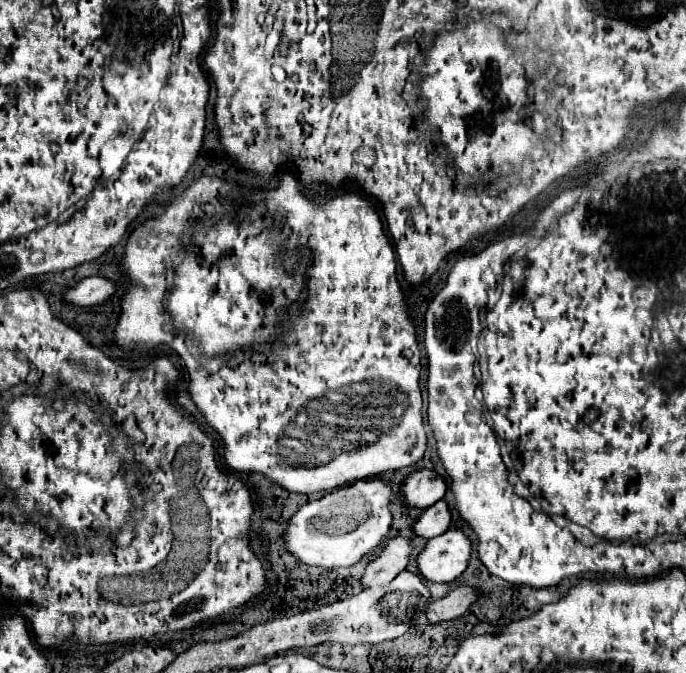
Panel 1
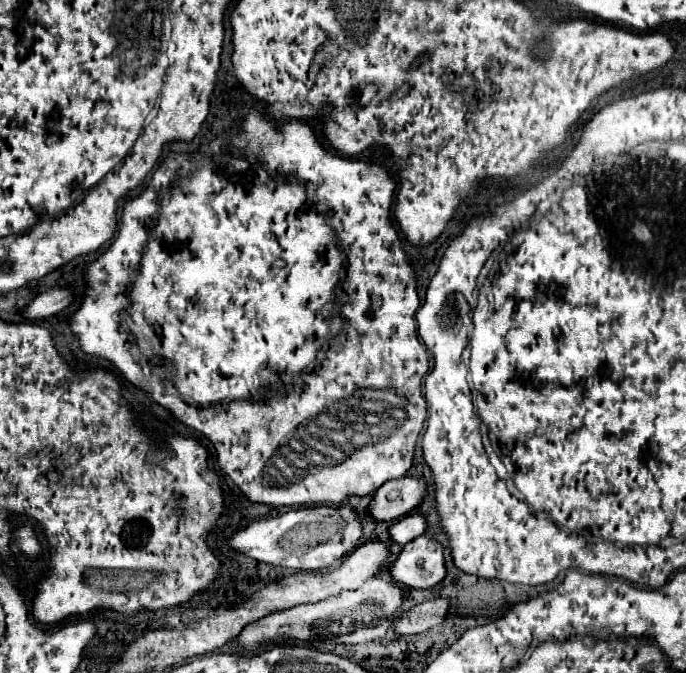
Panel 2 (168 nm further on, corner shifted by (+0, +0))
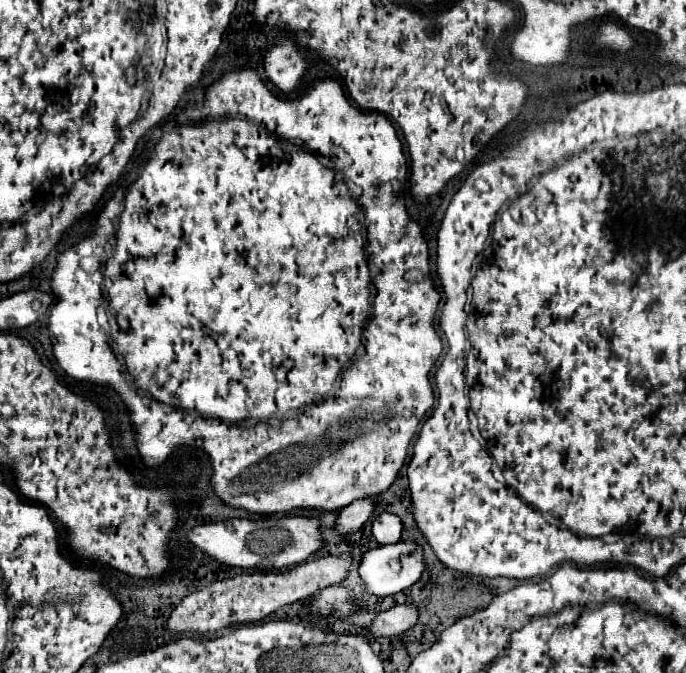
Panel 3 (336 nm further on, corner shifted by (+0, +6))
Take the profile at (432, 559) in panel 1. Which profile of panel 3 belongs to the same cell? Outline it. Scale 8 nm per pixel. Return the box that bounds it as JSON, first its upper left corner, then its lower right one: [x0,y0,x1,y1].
[357,541,425,597]

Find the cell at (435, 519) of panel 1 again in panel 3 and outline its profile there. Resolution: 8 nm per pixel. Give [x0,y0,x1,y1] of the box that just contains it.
[371,513,403,545]

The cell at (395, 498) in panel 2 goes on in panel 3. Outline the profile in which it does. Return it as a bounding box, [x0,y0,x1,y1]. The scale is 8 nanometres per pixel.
[335,499,375,535]

